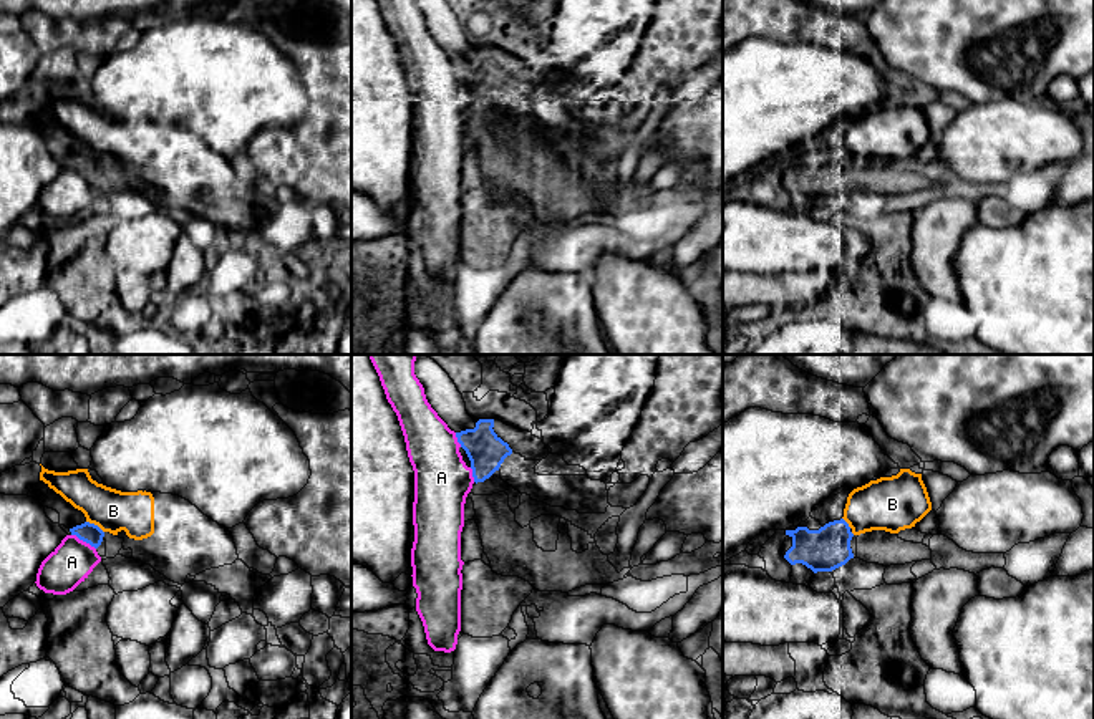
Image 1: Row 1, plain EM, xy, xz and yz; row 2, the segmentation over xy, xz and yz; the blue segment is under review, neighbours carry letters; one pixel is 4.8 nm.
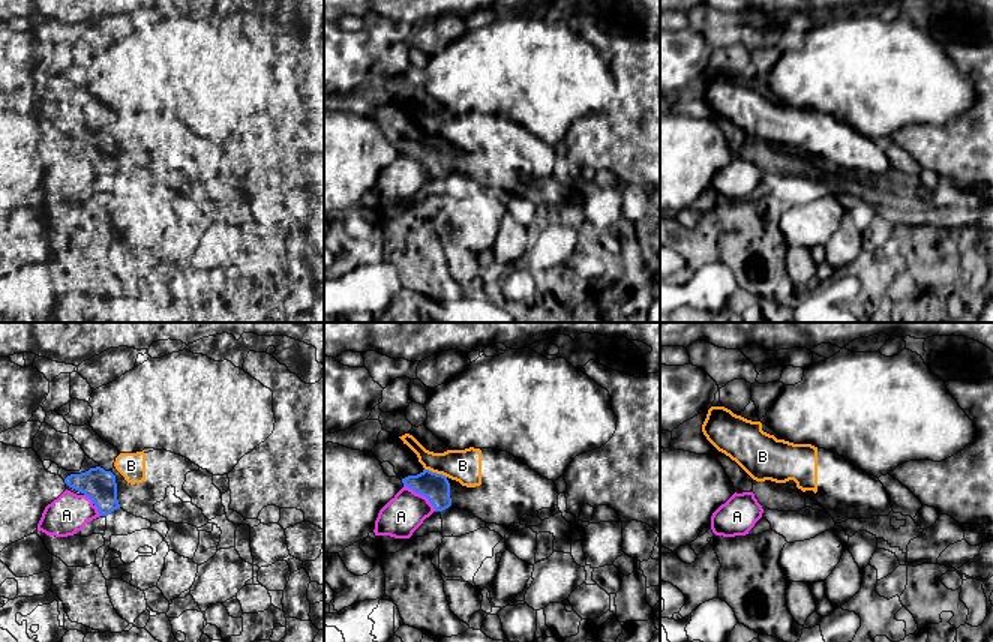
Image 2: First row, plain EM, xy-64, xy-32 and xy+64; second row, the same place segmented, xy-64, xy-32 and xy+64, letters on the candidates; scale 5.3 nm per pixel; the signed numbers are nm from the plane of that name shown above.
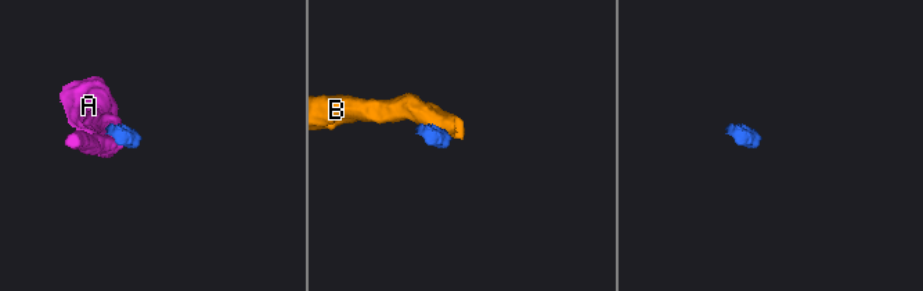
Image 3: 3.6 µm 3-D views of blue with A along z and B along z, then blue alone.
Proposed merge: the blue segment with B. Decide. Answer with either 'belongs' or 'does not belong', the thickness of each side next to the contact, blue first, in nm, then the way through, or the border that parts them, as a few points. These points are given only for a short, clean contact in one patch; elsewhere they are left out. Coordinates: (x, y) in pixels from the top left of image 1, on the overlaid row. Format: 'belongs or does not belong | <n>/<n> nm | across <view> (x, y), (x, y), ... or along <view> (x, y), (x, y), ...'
does not belong | 100/200 nm

